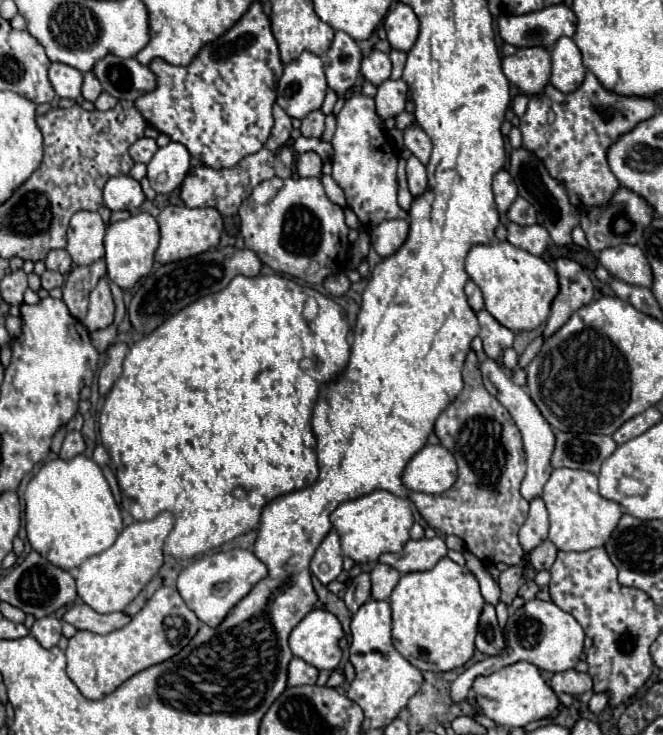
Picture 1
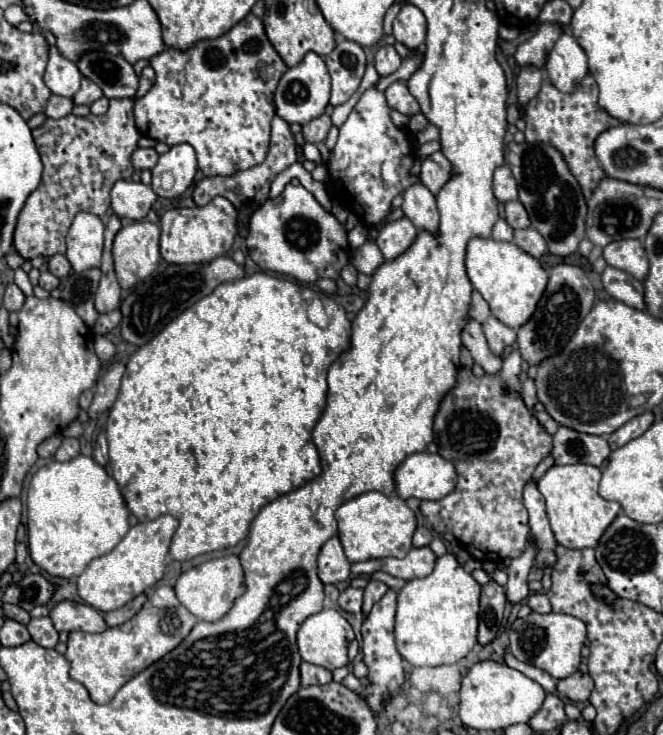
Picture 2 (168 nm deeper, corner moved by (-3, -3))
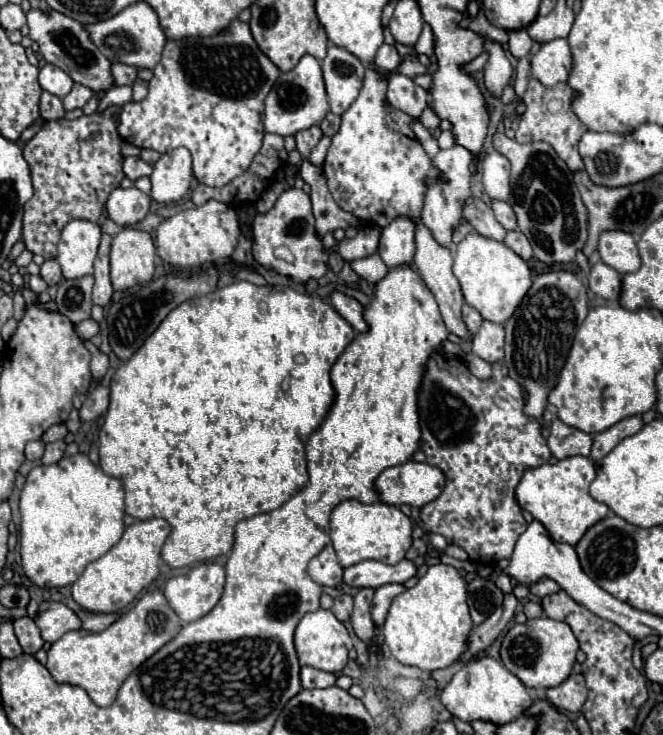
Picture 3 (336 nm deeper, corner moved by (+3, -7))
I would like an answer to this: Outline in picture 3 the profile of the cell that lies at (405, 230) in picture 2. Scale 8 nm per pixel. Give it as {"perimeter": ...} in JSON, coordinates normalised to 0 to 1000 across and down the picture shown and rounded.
{"perimeter":[[[605,294],[578,310],[569,346],[587,365],[620,359],[626,348],[626,302],[617,294]]]}

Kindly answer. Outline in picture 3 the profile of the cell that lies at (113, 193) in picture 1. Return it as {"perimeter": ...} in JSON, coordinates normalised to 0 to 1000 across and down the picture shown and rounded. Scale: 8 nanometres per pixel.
{"perimeter":[[[204,253],[186,259],[173,256],[161,272],[164,297],[179,307],[207,307],[225,288],[225,264],[207,259]]]}

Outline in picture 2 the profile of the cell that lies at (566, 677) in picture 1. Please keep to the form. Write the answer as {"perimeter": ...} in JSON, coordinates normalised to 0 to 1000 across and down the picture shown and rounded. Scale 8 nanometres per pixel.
{"perimeter":[[[867,914],[849,925],[840,925],[840,941],[858,955],[885,955],[894,941],[894,925],[888,917]]]}

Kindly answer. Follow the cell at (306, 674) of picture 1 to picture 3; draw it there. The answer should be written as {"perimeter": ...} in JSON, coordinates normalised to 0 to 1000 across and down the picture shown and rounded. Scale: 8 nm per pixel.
{"perimeter":[[[469,906],[454,909],[457,936],[496,936],[505,931],[505,925],[508,925],[508,920],[499,914],[487,914],[487,912],[478,912]]]}

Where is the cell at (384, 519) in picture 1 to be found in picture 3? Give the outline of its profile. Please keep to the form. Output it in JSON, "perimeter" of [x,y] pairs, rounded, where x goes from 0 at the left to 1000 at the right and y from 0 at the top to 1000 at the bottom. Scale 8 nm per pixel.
{"perimeter":[[[520,680],[499,697],[499,740],[517,773],[526,773],[544,762],[572,762],[581,767],[599,767],[620,746],[620,707],[599,691],[578,683],[544,686],[538,680]]]}

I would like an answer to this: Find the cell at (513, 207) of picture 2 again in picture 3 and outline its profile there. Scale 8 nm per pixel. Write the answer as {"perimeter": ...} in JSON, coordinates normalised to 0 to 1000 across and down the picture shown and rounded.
{"perimeter":[[[744,272],[744,275],[741,275],[741,283],[744,283],[744,288],[747,288],[747,297],[756,302],[756,307],[759,307],[762,313],[780,313],[780,299],[777,299],[774,283],[771,283],[765,275]]]}

